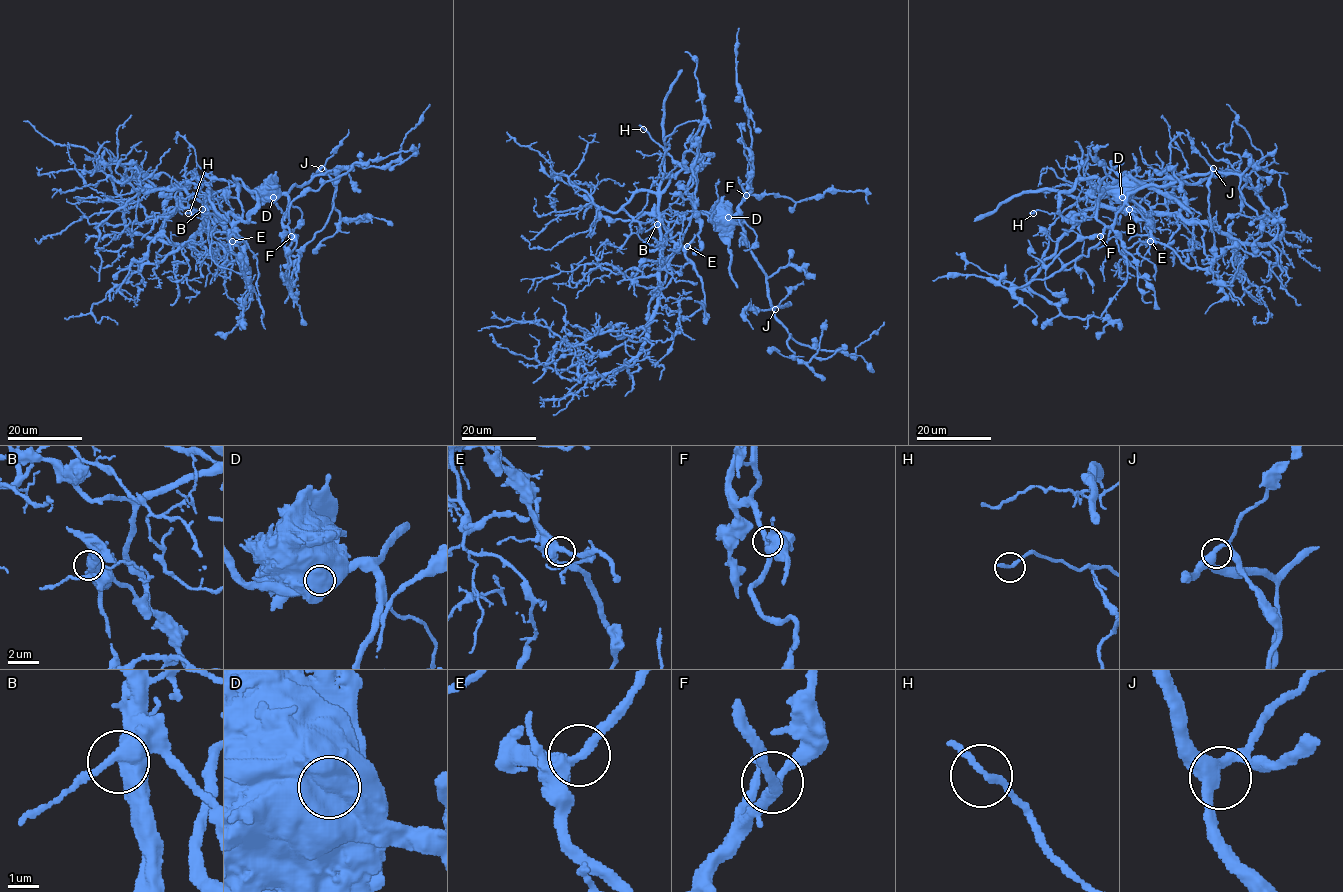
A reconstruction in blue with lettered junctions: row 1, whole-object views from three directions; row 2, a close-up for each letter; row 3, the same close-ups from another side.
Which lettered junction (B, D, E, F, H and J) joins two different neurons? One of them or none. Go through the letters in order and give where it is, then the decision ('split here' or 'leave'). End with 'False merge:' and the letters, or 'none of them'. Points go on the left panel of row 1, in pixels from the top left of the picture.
B: (202, 209) | leave
D: (273, 197) | split here
E: (232, 241) | leave
F: (291, 236) | leave
H: (188, 213) | leave
J: (321, 168) | leave
False merge: D

